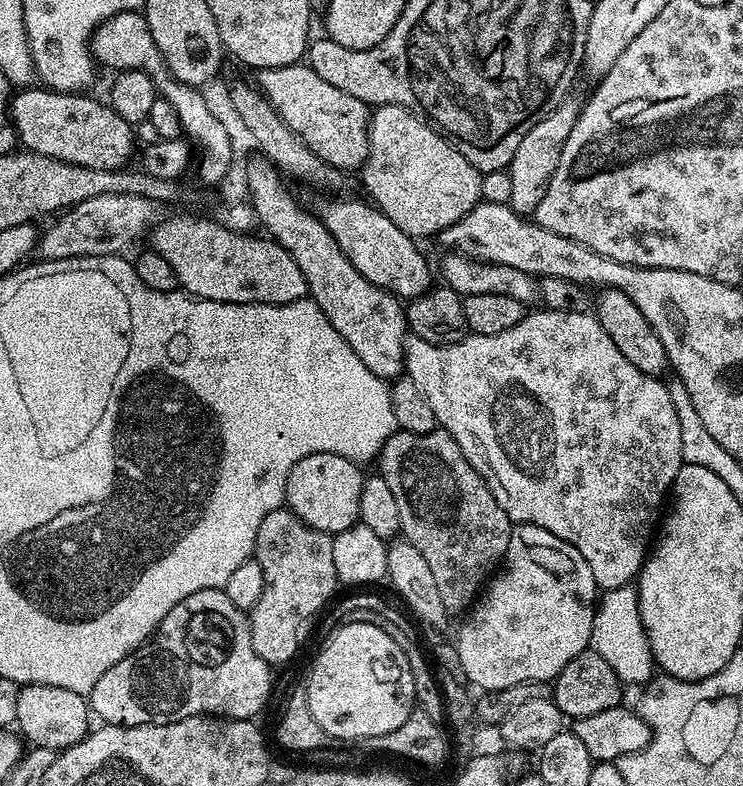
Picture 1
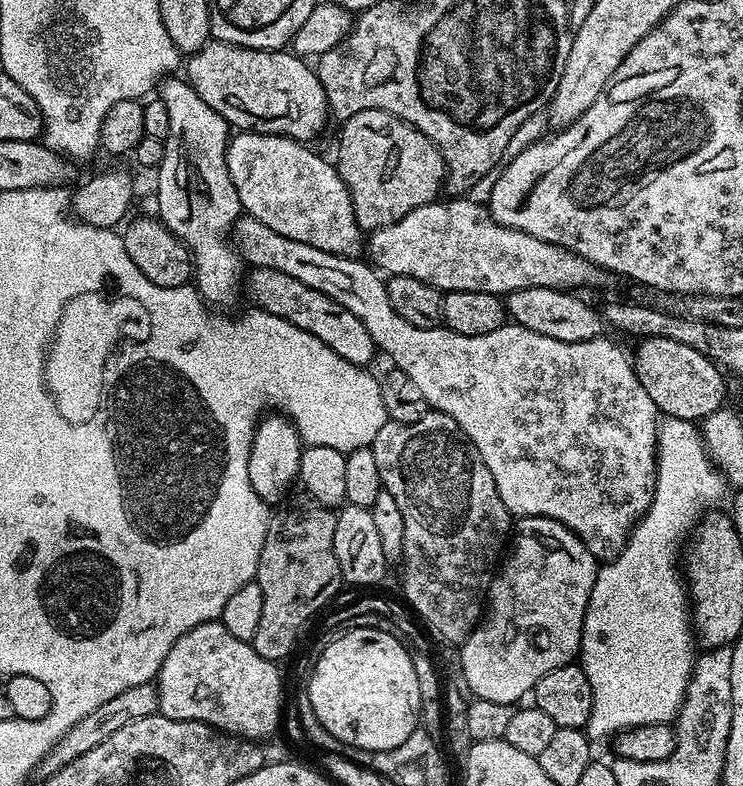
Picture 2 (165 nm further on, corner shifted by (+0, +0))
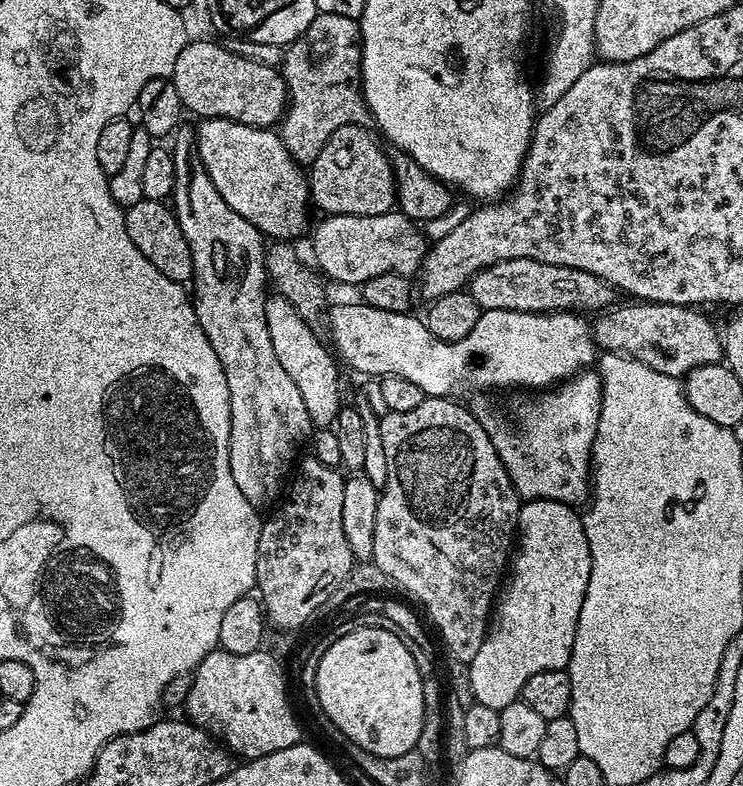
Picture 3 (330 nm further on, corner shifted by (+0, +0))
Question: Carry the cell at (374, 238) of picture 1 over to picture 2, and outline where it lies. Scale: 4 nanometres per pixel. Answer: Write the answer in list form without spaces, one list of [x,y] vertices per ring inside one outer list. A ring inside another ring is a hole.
[[[240,130],[229,139],[226,166],[230,170],[230,178],[234,178],[234,190],[238,190],[241,209],[247,215],[258,218],[258,222],[264,223],[265,226],[270,226],[270,230],[275,230],[277,234],[283,234],[285,238],[294,238],[294,242],[306,242],[306,246],[318,246],[318,250],[326,250],[330,254],[338,254],[339,256],[356,258],[365,251],[366,240],[362,235],[360,225],[356,223],[356,215],[352,209],[352,199],[346,190],[346,182],[342,182],[335,163],[331,159],[323,160],[312,149],[312,146],[298,140],[291,140],[289,136],[266,136],[263,132],[245,132]]]

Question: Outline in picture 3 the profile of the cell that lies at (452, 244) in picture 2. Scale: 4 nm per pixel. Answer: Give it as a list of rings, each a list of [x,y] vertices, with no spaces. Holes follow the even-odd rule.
[[[398,210],[373,216],[325,215],[323,219],[316,229],[311,229],[312,252],[316,255],[315,267],[329,281],[332,279],[340,284],[359,286],[370,278],[378,278],[378,274],[391,272],[412,278],[424,263],[424,236],[416,229],[419,227]]]

